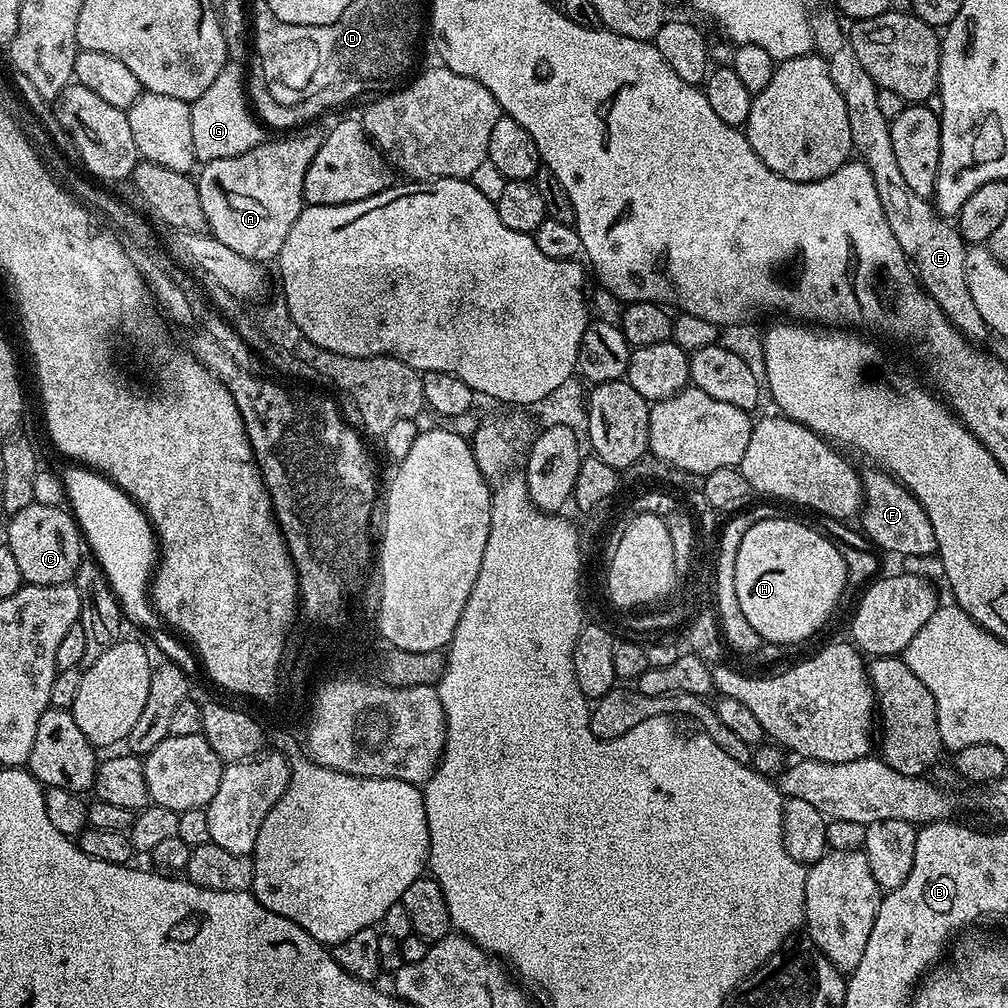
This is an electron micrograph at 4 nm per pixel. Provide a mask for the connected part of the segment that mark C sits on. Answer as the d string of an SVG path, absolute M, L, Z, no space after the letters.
M33 502L9 517L6 546L17 559L25 583L52 586L69 583L84 556L82 533L71 511L65 507L42 506Z

